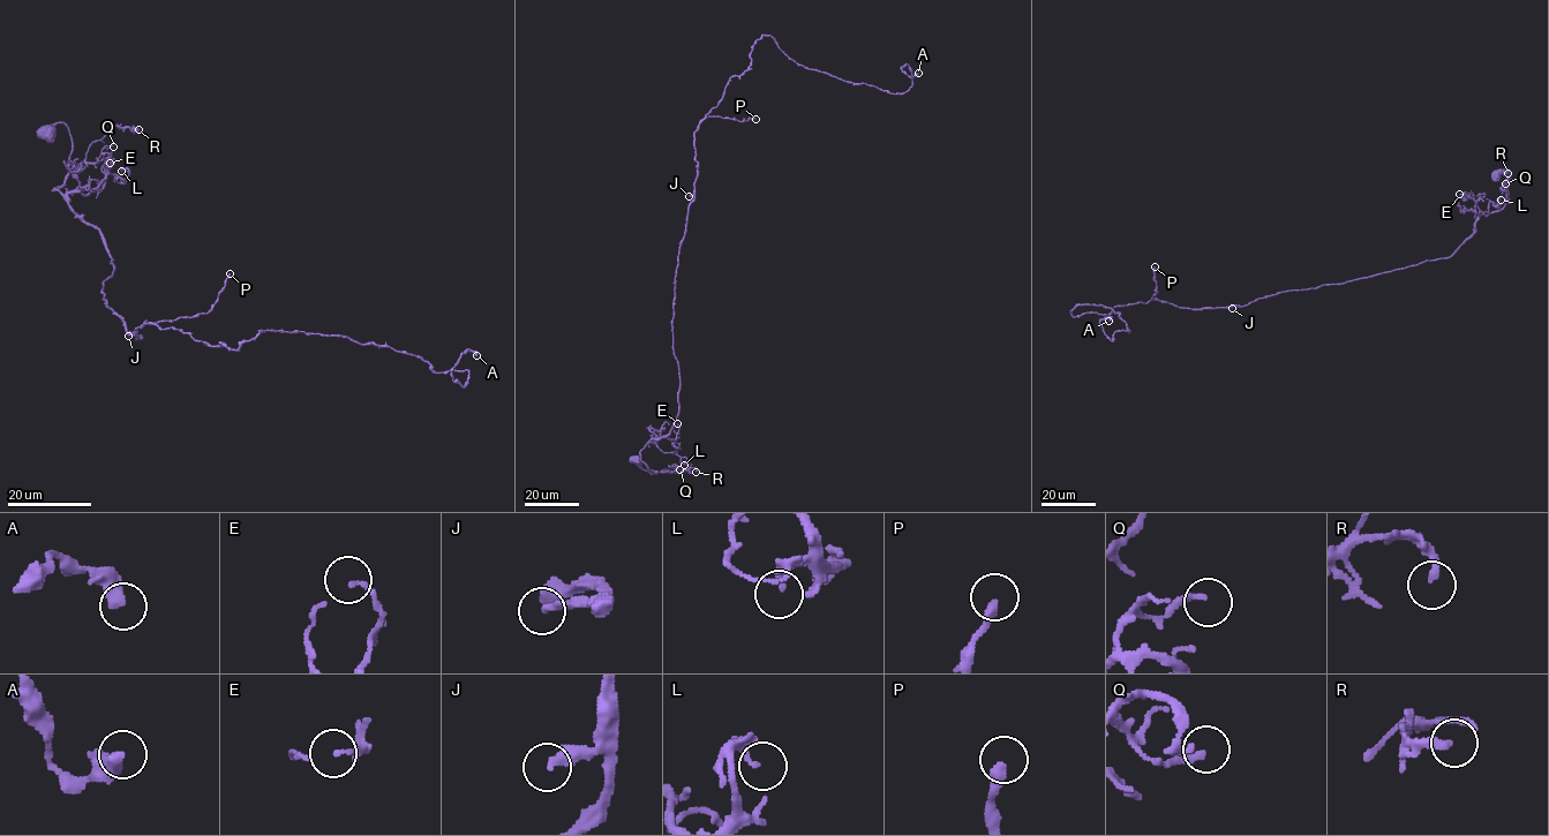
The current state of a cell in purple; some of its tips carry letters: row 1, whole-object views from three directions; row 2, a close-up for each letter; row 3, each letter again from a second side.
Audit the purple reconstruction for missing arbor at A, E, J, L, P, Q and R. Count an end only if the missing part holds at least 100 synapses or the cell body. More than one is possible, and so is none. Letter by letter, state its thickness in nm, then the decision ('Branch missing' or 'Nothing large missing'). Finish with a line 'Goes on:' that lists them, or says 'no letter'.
A: Thickness 440 nm. Nothing large missing
E: Thickness 110 nm. Nothing large missing
J: Thickness 280 nm. Nothing large missing
L: Thickness 170 nm. Nothing large missing
P: Thickness 320 nm. Branch missing
Q: Thickness 190 nm. Nothing large missing
R: Thickness 260 nm. Nothing large missing
Goes on: P

